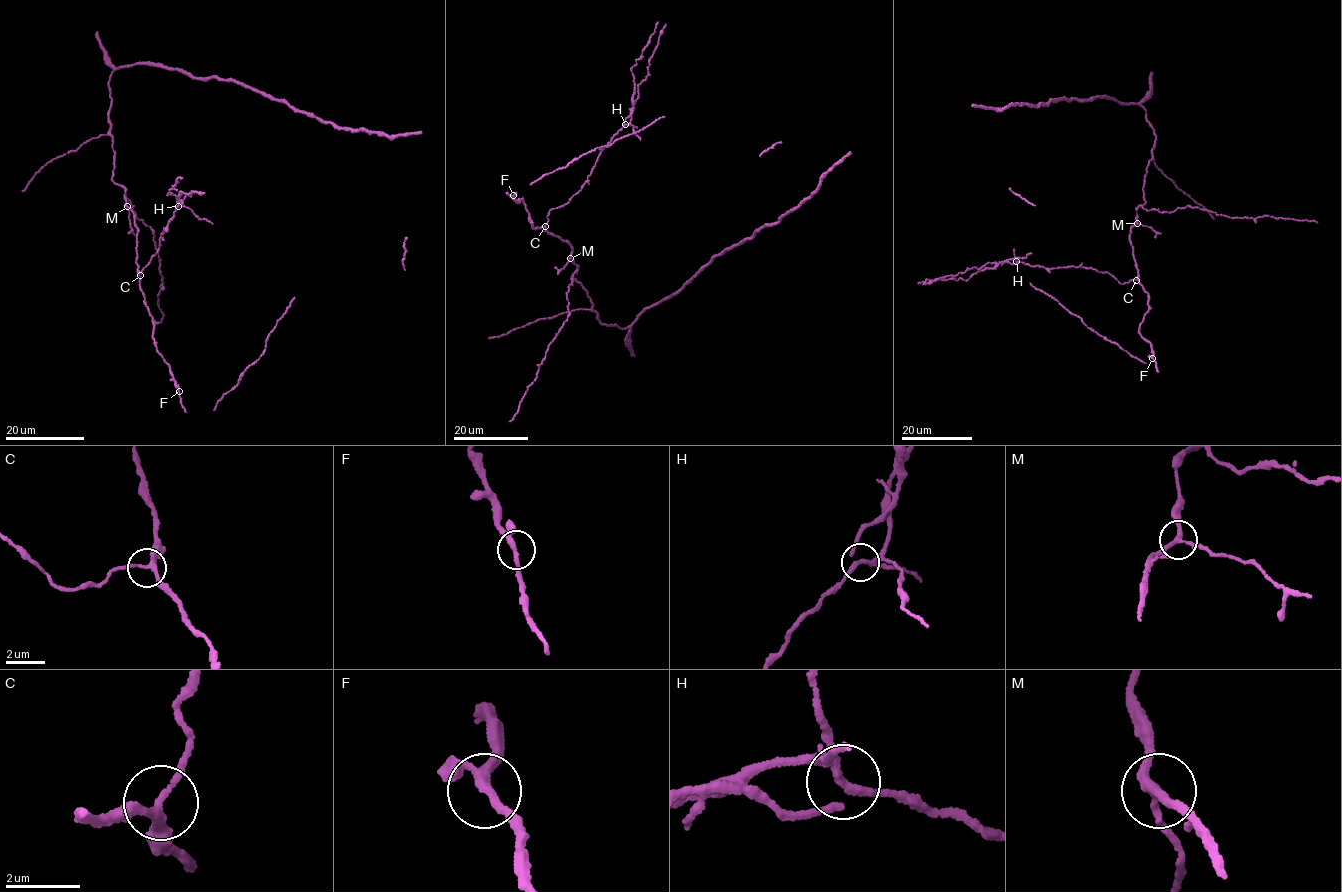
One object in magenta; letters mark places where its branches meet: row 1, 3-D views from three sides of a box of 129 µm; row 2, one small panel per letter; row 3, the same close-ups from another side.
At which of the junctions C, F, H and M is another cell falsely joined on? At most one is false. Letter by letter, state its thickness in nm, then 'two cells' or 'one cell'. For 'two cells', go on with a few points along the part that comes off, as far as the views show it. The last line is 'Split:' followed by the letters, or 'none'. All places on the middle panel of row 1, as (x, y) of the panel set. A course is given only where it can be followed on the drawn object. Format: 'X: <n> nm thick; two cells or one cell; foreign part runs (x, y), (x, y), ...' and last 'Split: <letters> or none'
C: 200 nm thick; one cell
F: 220 nm thick; one cell
H: 200 nm thick; two cells; foreign part runs (625, 124), (630, 120), (638, 85), (646, 78), (648, 62), (665, 24)
M: 220 nm thick; one cell
Split: H

